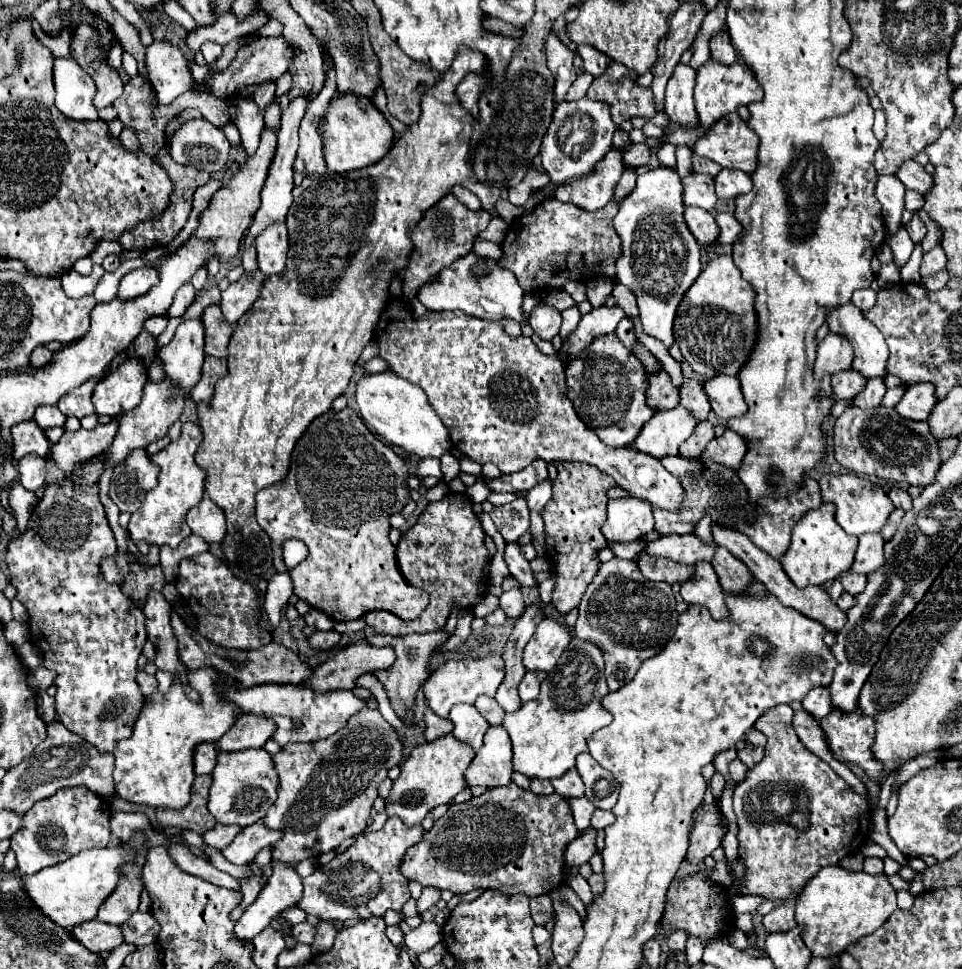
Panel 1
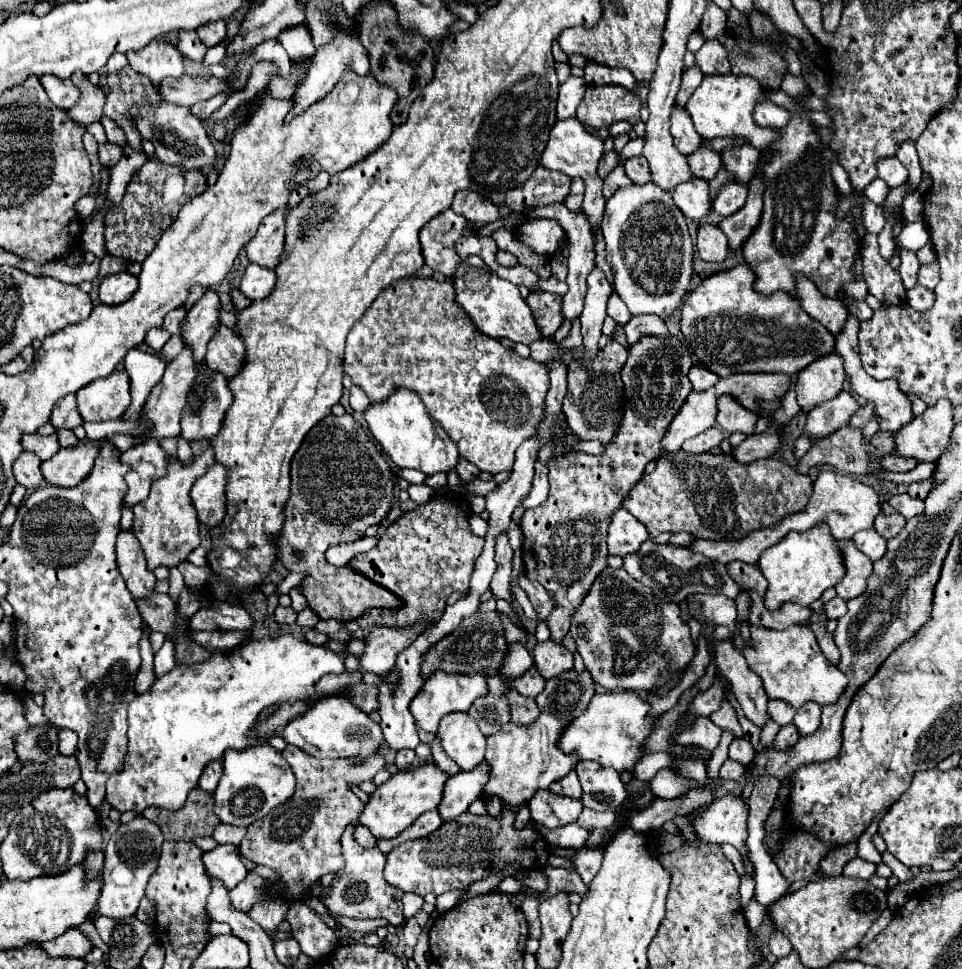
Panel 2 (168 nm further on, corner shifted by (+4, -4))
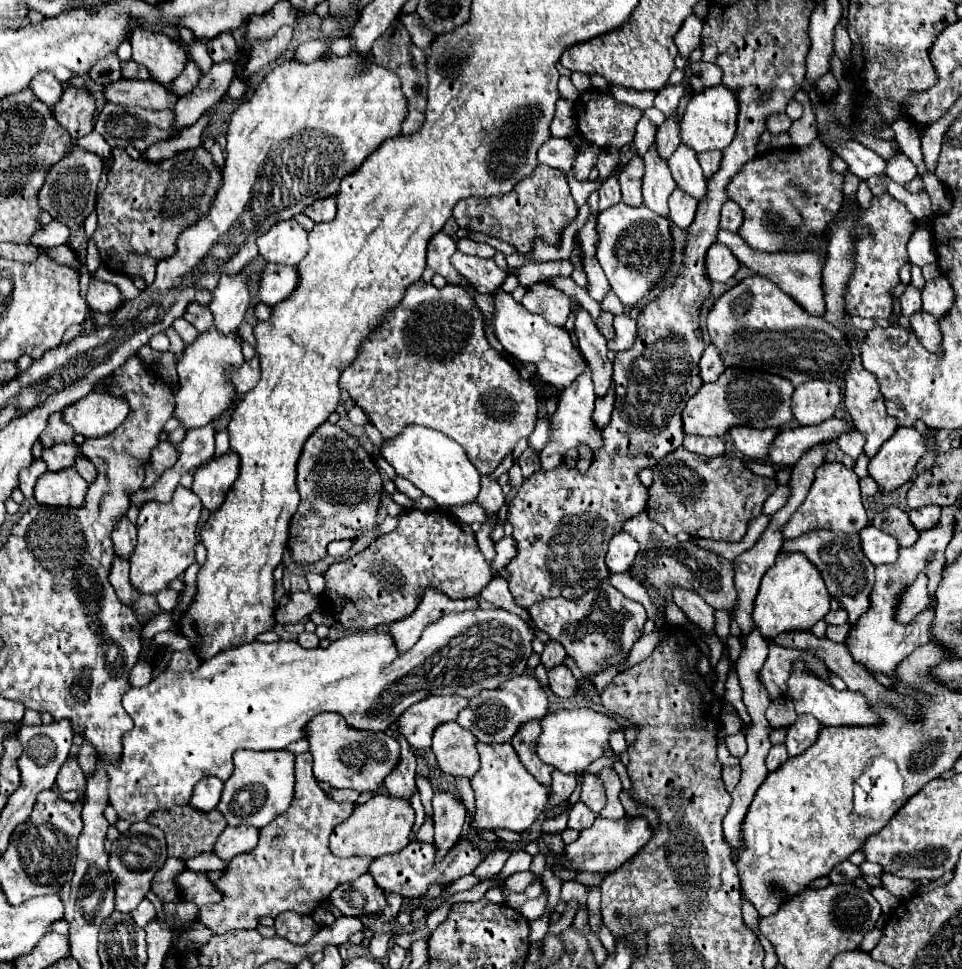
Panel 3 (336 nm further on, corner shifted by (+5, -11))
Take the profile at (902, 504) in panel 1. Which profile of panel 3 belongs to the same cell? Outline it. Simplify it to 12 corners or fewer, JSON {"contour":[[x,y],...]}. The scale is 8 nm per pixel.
{"contour":[[940,506],[908,510],[918,530],[932,528],[940,518]]}

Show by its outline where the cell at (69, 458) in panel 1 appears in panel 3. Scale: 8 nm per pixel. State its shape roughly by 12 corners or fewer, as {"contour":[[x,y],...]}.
{"contour":[[76,468],[46,470],[38,504],[82,506],[88,484]]}

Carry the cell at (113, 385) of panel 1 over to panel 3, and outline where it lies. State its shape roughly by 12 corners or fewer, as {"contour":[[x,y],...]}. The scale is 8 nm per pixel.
{"contour":[[98,390],[62,416],[86,438],[104,436],[128,416],[126,398]]}

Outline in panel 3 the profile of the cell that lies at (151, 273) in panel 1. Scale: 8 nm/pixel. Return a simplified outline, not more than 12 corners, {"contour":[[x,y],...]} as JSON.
{"contour":[[90,280],[88,304],[98,312],[114,312],[122,294],[114,284]]}

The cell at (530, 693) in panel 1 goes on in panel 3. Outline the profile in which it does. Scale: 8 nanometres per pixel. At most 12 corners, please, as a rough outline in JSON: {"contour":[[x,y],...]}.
{"contour":[[530,674],[478,692],[456,722],[480,742],[508,742],[548,700]]}

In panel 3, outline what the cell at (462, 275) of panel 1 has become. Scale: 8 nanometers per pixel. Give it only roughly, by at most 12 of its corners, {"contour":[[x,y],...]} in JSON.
{"contour":[[502,288],[494,336],[540,380],[566,388],[586,364],[564,328]]}

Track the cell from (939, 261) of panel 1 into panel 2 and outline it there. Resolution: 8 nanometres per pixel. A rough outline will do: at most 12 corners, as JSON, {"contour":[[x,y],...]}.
{"contour":[[939,263],[921,265],[919,285],[933,291],[939,283]]}

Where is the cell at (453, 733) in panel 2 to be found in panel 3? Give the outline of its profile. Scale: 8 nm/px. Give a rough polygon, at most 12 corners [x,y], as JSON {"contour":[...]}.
{"contour":[[456,722],[434,730],[432,752],[442,772],[478,772],[476,736]]}

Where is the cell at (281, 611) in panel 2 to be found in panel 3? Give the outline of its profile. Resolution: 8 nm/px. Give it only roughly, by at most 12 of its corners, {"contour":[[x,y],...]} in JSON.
{"contour":[[310,592],[290,594],[276,610],[278,624],[298,624],[318,608]]}

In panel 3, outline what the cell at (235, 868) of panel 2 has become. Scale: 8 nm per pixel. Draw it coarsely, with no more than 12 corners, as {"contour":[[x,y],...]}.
{"contour":[[186,868],[176,876],[184,898],[198,906],[218,904],[222,892],[208,872]]}

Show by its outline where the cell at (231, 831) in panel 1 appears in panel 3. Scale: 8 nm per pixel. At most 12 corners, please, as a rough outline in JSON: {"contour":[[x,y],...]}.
{"contour":[[226,826],[214,854],[230,860],[258,842],[254,826]]}

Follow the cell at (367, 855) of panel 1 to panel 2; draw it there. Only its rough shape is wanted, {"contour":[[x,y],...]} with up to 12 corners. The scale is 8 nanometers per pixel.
{"contour":[[345,829],[345,869],[323,903],[353,919],[401,925],[403,891],[383,879],[383,853]]}

